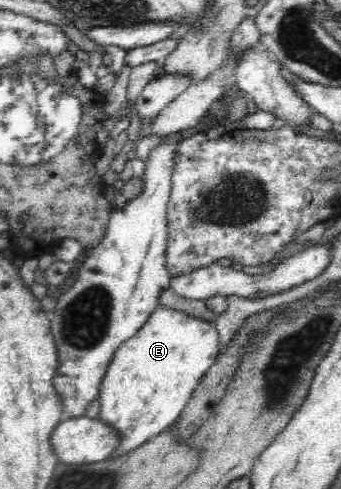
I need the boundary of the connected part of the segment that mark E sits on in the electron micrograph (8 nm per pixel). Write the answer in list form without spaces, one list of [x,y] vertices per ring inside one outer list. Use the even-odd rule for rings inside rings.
[[[157,307],[137,334],[114,351],[110,365],[102,378],[98,396],[100,401],[98,420],[116,430],[120,437],[118,446],[104,461],[108,462],[110,459],[131,453],[172,426],[190,401],[193,391],[201,382],[201,377],[214,365],[220,349],[218,333],[210,323],[190,317],[182,311]]]

